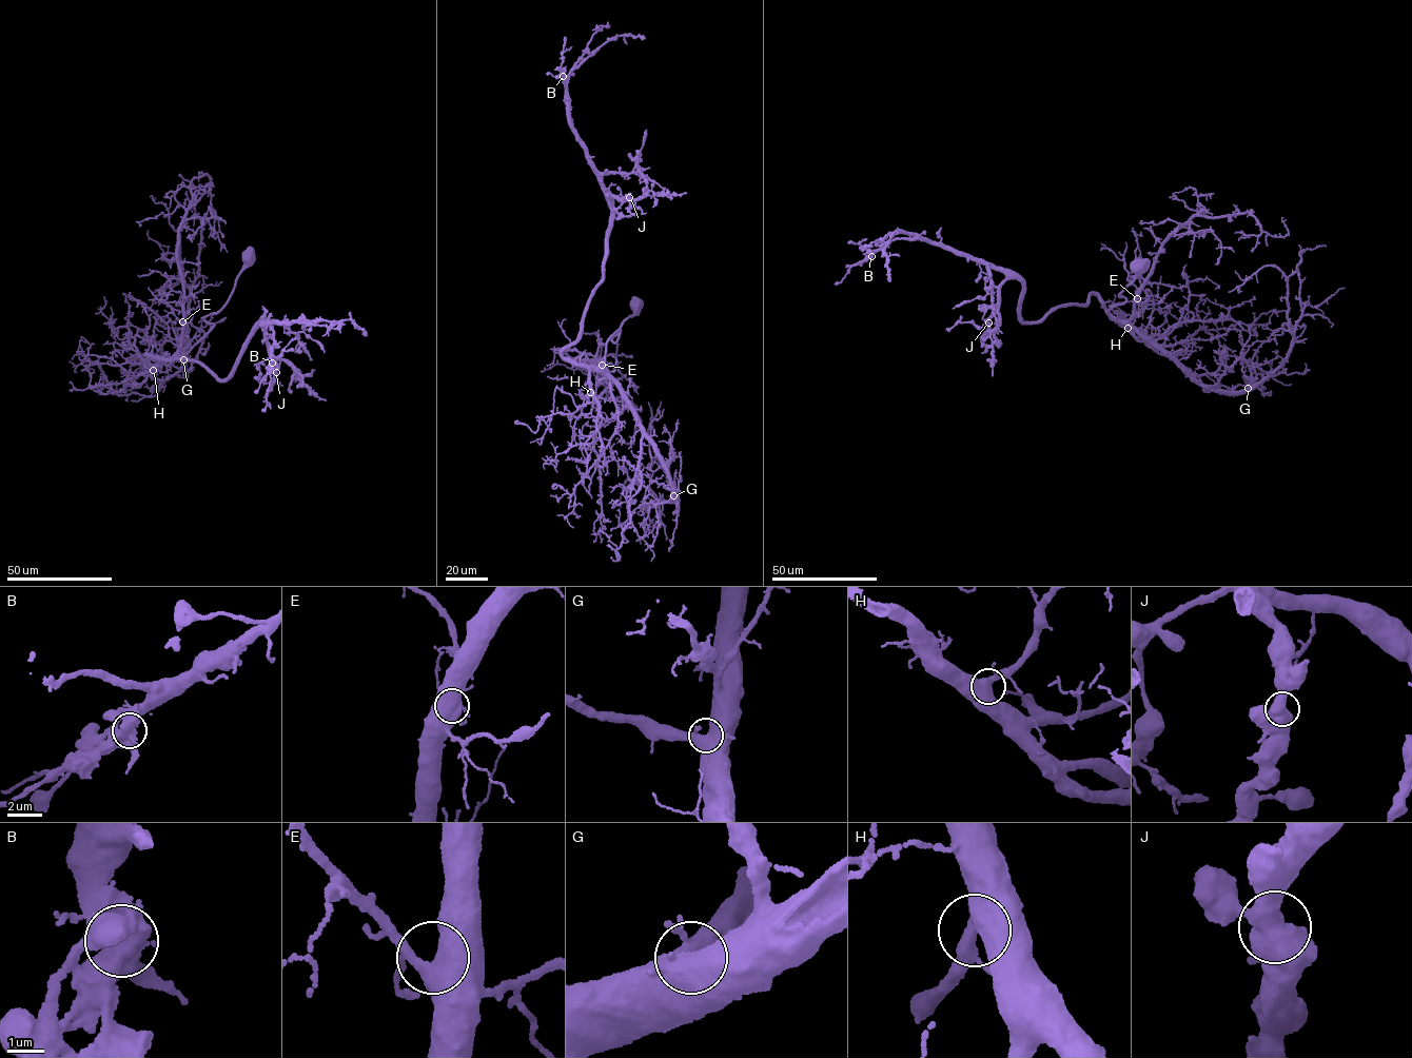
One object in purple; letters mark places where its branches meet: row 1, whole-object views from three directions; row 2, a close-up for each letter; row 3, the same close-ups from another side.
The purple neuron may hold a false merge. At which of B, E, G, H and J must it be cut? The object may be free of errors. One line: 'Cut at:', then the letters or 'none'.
Cut at: none

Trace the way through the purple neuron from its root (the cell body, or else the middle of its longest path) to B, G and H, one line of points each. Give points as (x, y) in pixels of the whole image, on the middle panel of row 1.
B: (635, 304), (602, 367), (562, 355), (603, 275), (612, 213), (573, 130), (563, 76)
G: (635, 304), (612, 339), (616, 340), (620, 330), (607, 343), (604, 369), (650, 437), (673, 495)
H: (635, 304), (612, 339), (616, 340), (620, 330), (607, 343), (603, 366), (591, 370), (590, 392)

